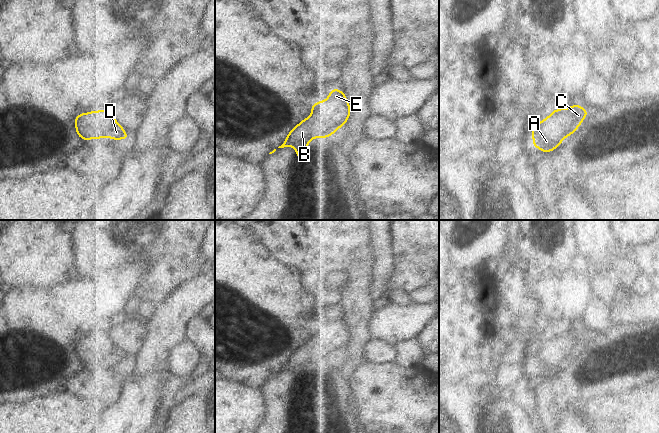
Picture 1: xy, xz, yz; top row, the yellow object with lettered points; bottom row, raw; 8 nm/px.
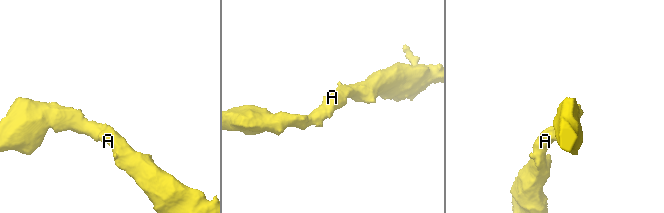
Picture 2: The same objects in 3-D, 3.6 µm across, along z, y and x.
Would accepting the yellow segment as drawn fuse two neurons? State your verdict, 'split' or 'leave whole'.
leave whole

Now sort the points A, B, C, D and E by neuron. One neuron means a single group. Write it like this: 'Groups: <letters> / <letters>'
Groups: A B C D E

